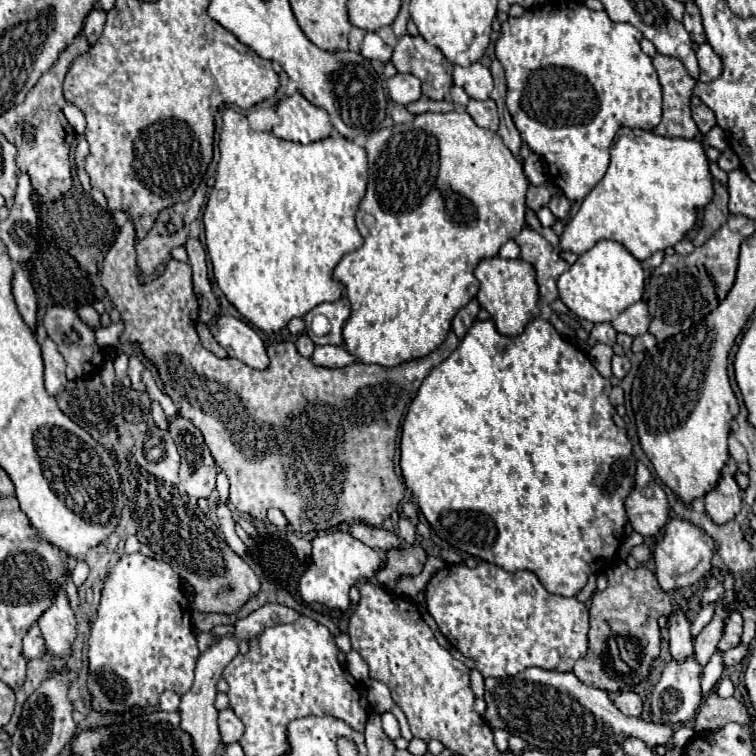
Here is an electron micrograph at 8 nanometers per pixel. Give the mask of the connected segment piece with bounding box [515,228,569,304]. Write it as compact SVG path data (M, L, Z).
M523 228L515 242L521 248L521 260L535 266L539 294L543 302L557 300L557 280L569 268L569 264L553 250L553 246L537 232Z

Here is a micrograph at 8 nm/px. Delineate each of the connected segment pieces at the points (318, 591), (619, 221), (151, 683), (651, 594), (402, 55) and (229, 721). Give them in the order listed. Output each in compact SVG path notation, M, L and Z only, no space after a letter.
M321 532L319 538L312 540L312 553L305 574L299 580L299 594L307 604L323 604L327 608L337 608L341 612L345 612L349 608L349 588L359 584L359 582L367 582L373 580L377 570L385 564L385 556L381 558L381 554L373 548L369 548L367 544L363 544L357 538L351 538L347 532Z
M621 128L611 144L611 162L601 182L585 196L579 212L565 224L559 250L583 254L599 240L623 244L637 260L647 260L653 252L675 246L697 224L697 212L711 202L711 172L703 144L685 138L663 138L641 128Z
M141 552L123 554L117 560L113 572L105 580L105 586L103 586L103 592L101 592L101 604L99 604L99 610L97 610L97 618L91 624L91 636L89 636L89 690L91 690L91 696L93 696L93 708L99 710L99 712L109 712L109 710L111 712L127 712L133 706L157 706L159 696L161 696L163 690L173 690L177 694L185 694L193 684L193 670L195 670L197 660L199 660L199 650L197 650L197 640L195 640L195 634L193 634L193 628L191 628L191 608L189 608L187 598L181 592L179 574L169 564L165 564L163 560L149 558L149 556L141 554Z
M617 562L607 572L607 588L595 592L589 606L589 650L575 662L573 674L587 686L603 688L605 692L623 692L647 680L653 662L661 650L661 632L657 626L659 616L671 614L673 606L659 588L655 574L649 568L627 568Z
M421 36L399 38L391 62L399 72L415 74L423 82L423 94L431 100L443 100L453 86L453 64Z
M231 708L219 712L219 732L221 732L221 738L223 738L225 744L241 740L241 736L243 736L243 722L235 716L235 712Z

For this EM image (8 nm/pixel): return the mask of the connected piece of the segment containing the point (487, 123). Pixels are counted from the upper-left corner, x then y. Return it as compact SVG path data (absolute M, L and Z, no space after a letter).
M487 98L483 102L469 100L467 112L477 122L477 126L497 132L497 128L499 128L499 116L497 116L497 106L495 106L495 102L491 98Z

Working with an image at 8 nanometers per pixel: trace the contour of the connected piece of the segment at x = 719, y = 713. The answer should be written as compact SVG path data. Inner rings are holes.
M715 690L709 692L709 696L703 700L703 706L699 708L693 728L695 732L715 732L715 728L723 728L727 722L737 724L749 724L751 716L743 702L737 698L721 698Z

